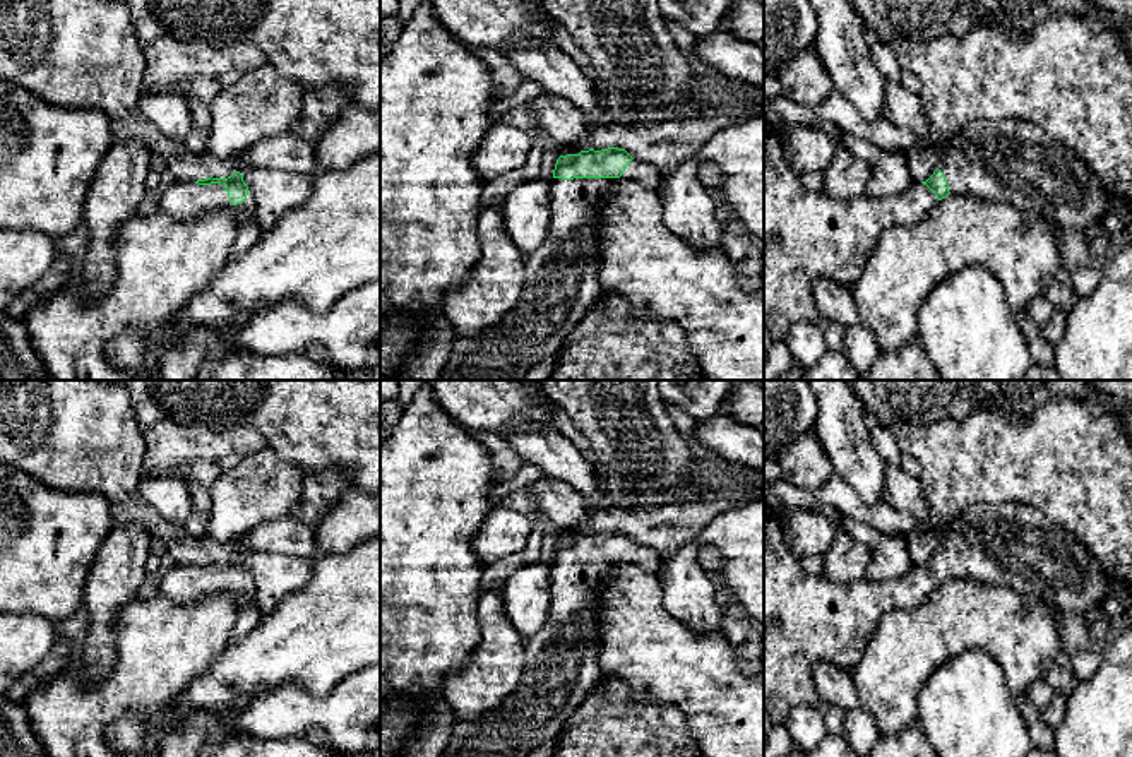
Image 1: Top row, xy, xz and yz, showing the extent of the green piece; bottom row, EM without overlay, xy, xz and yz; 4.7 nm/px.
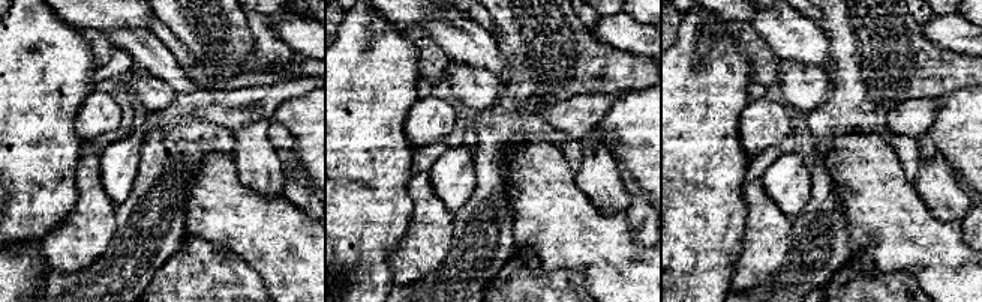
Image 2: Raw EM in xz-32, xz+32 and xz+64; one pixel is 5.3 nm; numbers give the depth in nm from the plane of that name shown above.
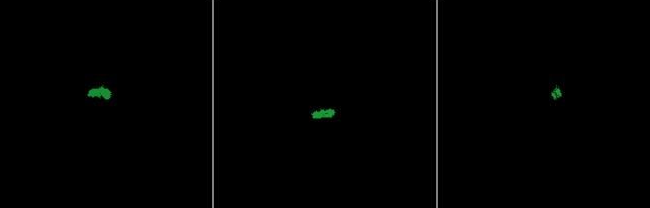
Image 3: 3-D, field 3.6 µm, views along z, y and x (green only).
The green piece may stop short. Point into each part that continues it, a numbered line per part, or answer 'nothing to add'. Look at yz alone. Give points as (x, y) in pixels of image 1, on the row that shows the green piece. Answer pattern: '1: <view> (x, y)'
1: yz (1012, 161)
2: yz (807, 237)

